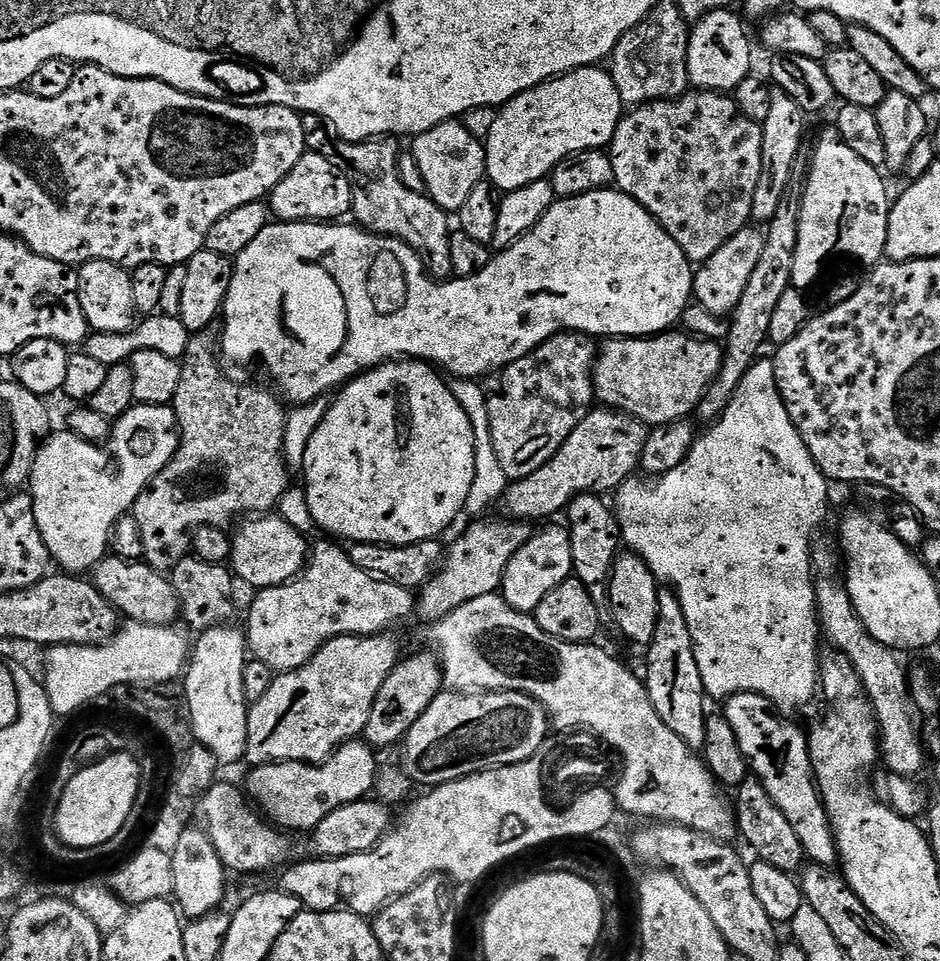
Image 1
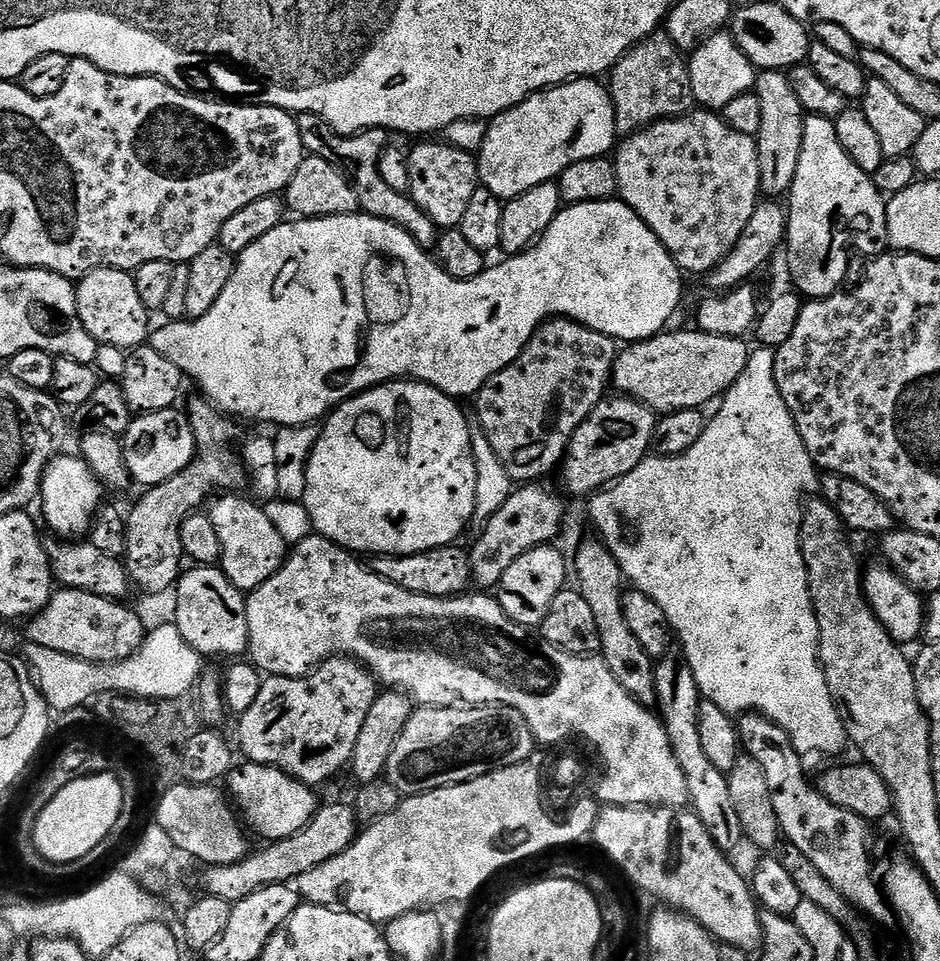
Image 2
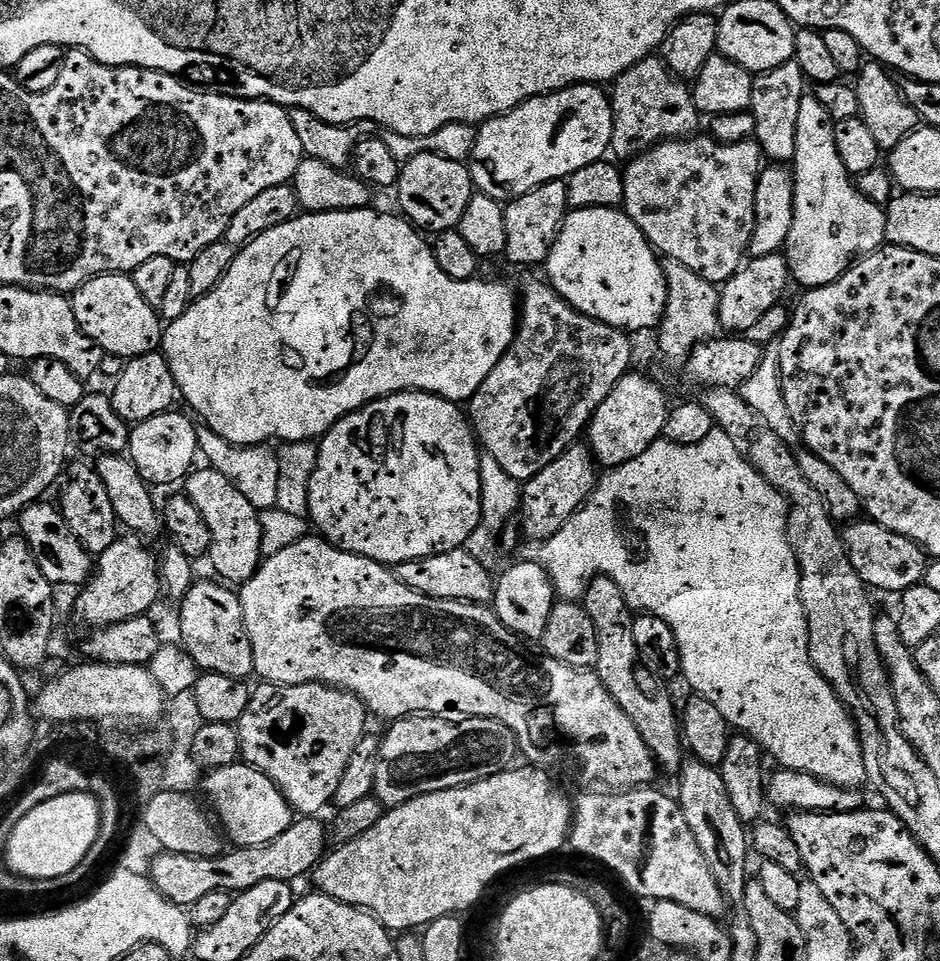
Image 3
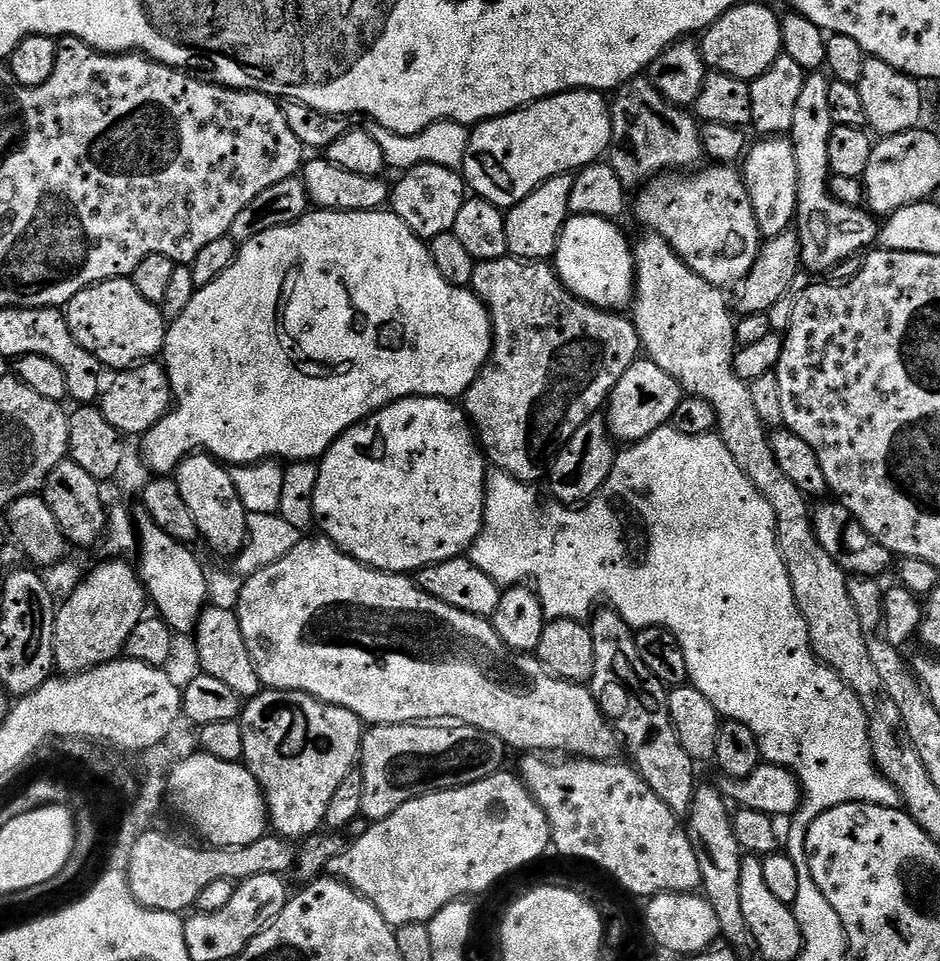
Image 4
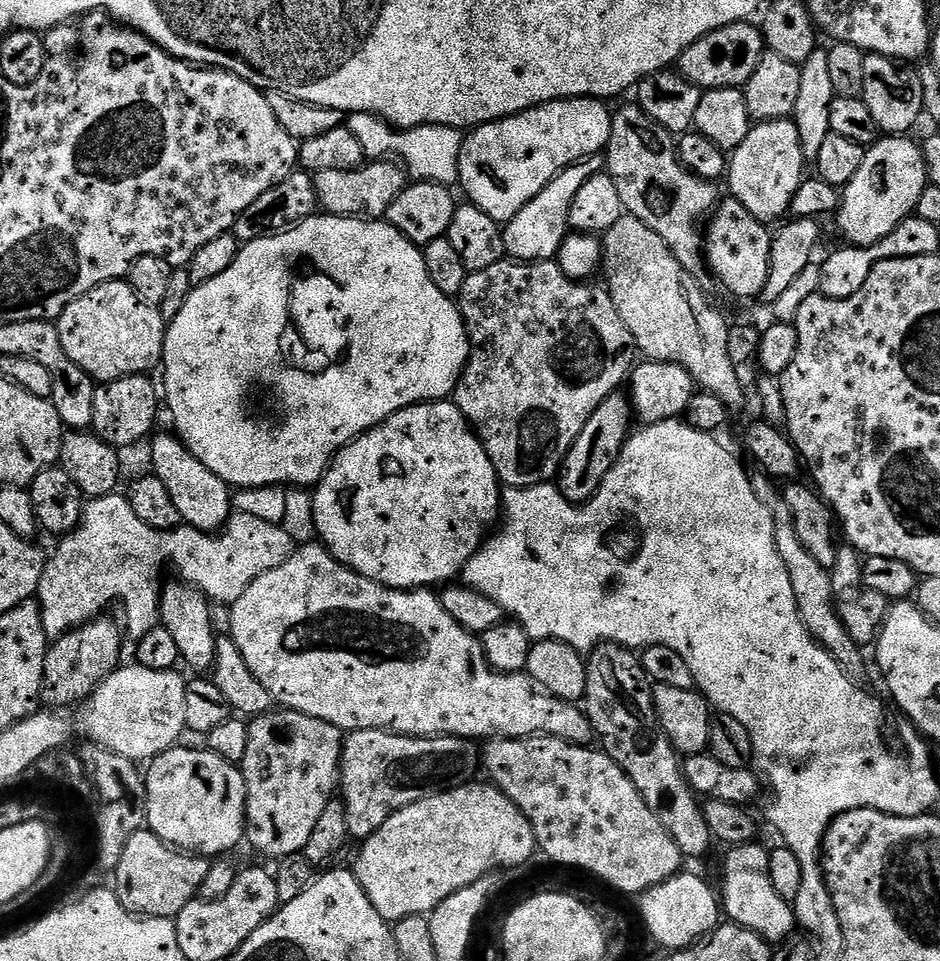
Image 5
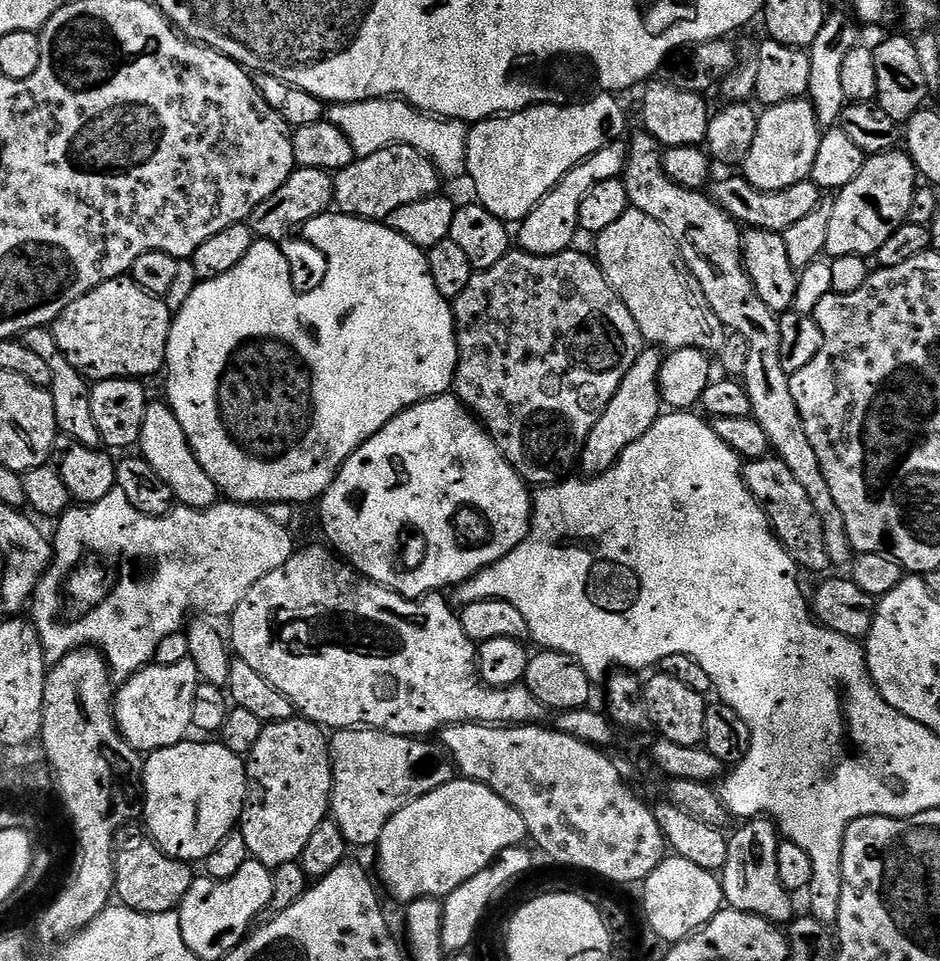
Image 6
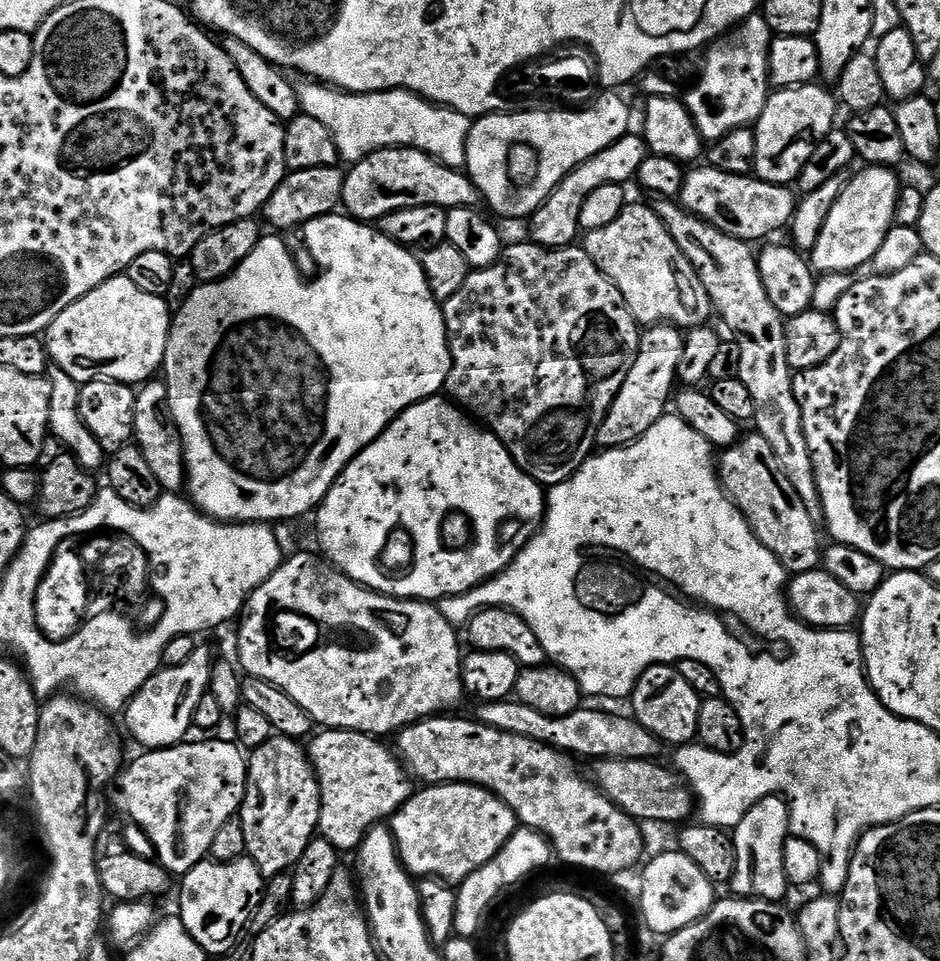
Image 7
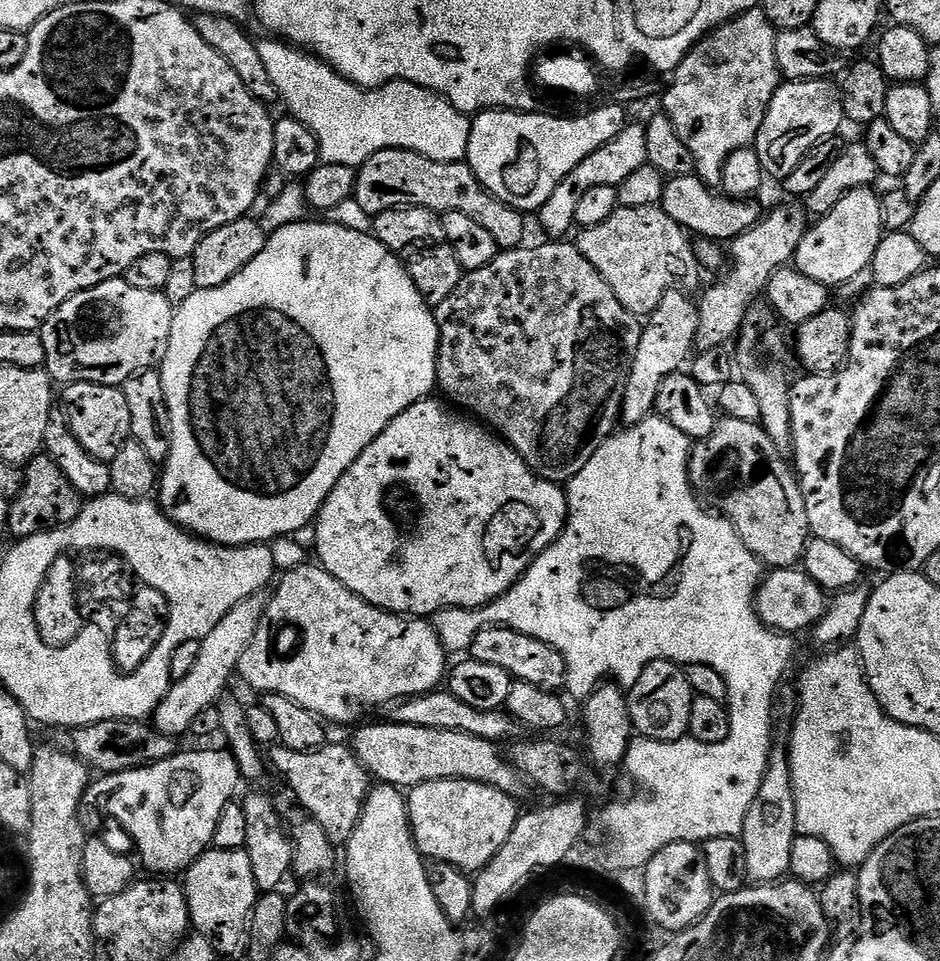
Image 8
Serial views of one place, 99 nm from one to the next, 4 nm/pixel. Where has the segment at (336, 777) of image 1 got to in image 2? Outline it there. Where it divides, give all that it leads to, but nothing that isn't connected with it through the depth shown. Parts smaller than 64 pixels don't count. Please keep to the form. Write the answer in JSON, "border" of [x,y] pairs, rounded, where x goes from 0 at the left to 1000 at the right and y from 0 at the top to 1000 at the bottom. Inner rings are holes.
{"border":[[[260,793],[256,796],[256,799],[255,796],[248,798],[241,809],[240,817],[243,816],[241,823],[245,828],[247,823],[246,831],[259,856],[265,863],[268,861],[274,869],[282,870],[280,872],[282,875],[293,876],[317,868],[317,864],[328,858],[338,840],[337,821],[333,817],[323,816],[309,805],[304,805],[299,799],[286,795]]]}

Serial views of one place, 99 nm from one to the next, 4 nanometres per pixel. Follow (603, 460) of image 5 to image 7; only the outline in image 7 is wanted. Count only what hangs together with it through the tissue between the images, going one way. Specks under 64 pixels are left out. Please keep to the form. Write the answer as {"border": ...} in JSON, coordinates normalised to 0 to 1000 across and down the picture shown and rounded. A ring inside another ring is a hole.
{"border":[[[710,335],[695,337],[682,349],[679,373],[674,381],[670,381],[670,389],[666,389],[666,398],[662,406],[657,406],[647,433],[638,444],[636,458],[643,466],[662,466],[672,462],[712,428],[721,400],[729,353],[724,342]]]}

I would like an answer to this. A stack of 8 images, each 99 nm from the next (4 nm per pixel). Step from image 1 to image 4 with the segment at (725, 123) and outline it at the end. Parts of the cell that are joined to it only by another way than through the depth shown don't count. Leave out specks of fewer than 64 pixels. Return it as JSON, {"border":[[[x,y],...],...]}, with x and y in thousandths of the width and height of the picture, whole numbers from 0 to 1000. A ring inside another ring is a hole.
{"border":[[[759,170],[729,181],[723,177],[694,184],[674,204],[674,221],[690,242],[703,246],[751,293],[767,302],[791,294],[809,266],[809,236],[788,176]]]}

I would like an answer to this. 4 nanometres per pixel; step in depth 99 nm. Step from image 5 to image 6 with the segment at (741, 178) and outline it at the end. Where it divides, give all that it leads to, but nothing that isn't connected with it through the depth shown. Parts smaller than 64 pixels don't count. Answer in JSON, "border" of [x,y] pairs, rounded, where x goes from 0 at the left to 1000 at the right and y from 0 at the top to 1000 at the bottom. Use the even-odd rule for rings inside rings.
{"border":[[[860,102],[823,108],[812,116],[807,118],[802,152],[798,152],[798,160],[794,160],[789,182],[806,198],[831,200],[863,184],[874,134],[864,105]]]}

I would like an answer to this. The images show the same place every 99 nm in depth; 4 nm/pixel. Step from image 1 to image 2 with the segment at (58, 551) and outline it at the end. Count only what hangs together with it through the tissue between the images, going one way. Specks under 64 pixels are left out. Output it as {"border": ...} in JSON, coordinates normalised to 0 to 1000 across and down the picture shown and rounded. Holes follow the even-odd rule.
{"border":[[[184,426],[154,429],[141,436],[130,455],[132,477],[137,493],[146,505],[161,506],[177,502],[189,493],[202,478],[202,445],[195,436],[183,437]],[[84,473],[60,475],[47,486],[47,496],[43,503],[40,525],[47,532],[47,541],[64,560],[89,560],[97,555],[98,543],[109,528],[106,521],[109,505],[106,498],[94,487]]]}

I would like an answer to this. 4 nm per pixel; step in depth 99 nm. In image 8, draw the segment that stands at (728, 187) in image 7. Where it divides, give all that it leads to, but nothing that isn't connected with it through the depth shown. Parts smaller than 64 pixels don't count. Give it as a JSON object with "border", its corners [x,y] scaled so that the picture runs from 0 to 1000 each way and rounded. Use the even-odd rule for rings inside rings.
{"border":[[[739,181],[716,183],[707,190],[701,215],[705,216],[710,225],[717,227],[717,231],[721,231],[721,235],[737,247],[763,252],[782,250],[811,227],[811,216],[803,212],[805,210],[803,207],[769,202],[761,204],[757,200],[761,200],[759,193],[752,191]]]}

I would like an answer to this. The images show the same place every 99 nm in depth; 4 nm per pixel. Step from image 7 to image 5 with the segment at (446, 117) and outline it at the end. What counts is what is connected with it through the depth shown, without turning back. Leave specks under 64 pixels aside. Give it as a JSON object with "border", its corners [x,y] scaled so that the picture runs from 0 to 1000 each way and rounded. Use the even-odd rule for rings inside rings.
{"border":[[[394,117],[373,118],[372,132],[374,138],[385,148],[388,163],[413,164],[418,161],[416,158],[422,158],[427,162],[424,165],[439,180],[443,178],[447,187],[460,187],[464,191],[478,194],[488,188],[489,161],[496,145],[495,138],[488,133],[480,133],[473,129],[451,129],[448,133],[422,135],[417,129]]]}

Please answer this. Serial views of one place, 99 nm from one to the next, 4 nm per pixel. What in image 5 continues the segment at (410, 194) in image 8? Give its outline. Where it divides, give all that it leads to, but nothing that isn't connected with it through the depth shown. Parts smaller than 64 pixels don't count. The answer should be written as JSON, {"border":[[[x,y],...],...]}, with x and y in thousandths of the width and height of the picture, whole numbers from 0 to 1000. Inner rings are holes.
{"border":[[[400,164],[388,170],[386,175],[347,177],[337,180],[337,196],[340,199],[344,220],[354,225],[407,226],[436,190],[435,180],[424,170],[421,172],[416,171],[417,169],[413,164]]]}

